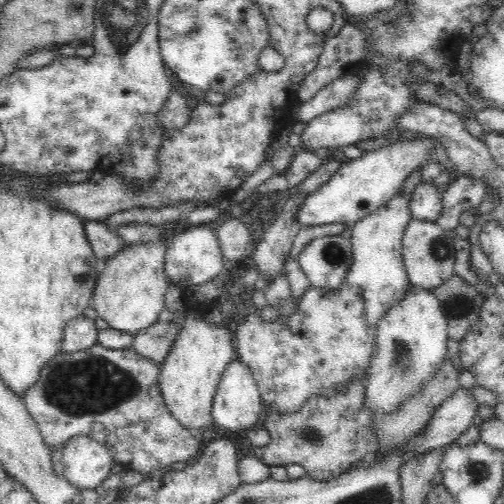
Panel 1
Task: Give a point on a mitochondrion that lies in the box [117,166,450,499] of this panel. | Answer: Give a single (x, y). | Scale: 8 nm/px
(313, 436)

